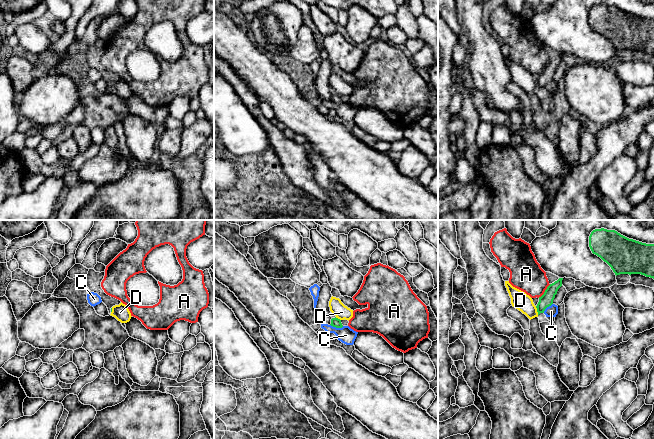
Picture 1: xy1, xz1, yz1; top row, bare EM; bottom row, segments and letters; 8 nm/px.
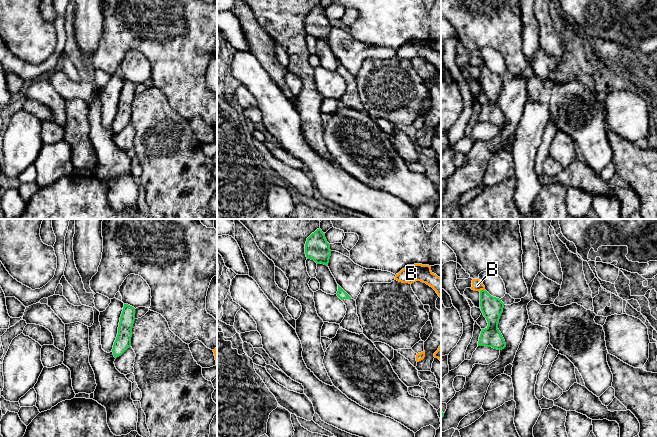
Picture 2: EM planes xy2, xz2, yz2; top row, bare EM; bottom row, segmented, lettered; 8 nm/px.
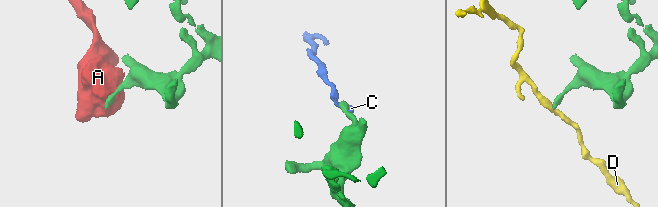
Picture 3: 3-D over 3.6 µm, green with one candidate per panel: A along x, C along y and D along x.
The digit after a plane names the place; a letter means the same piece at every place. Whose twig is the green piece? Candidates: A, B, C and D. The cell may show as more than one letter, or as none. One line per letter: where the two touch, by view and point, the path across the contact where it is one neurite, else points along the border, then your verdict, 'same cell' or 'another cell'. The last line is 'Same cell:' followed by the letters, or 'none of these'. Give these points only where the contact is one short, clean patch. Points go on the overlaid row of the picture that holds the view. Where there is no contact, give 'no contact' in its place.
A: yz1 (545, 291) | along yz1 (550, 284), (538, 297) | another cell
B: yz2 (481, 290) | along yz2 (484, 289), (479, 291) | another cell
C: xz1 (337, 327) | along xz1 (330, 324), (336, 327), (343, 326) | another cell
D: yz1 (537, 310) | along yz1 (535, 306), (538, 314) | another cell
Same cell: none of these

